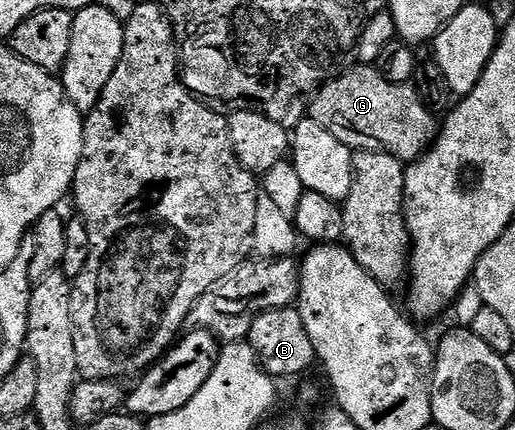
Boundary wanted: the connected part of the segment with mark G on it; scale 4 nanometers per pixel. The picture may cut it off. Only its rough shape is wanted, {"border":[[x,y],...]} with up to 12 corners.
{"border":[[354,65],[308,115],[354,151],[409,165],[440,130],[410,83]]}

